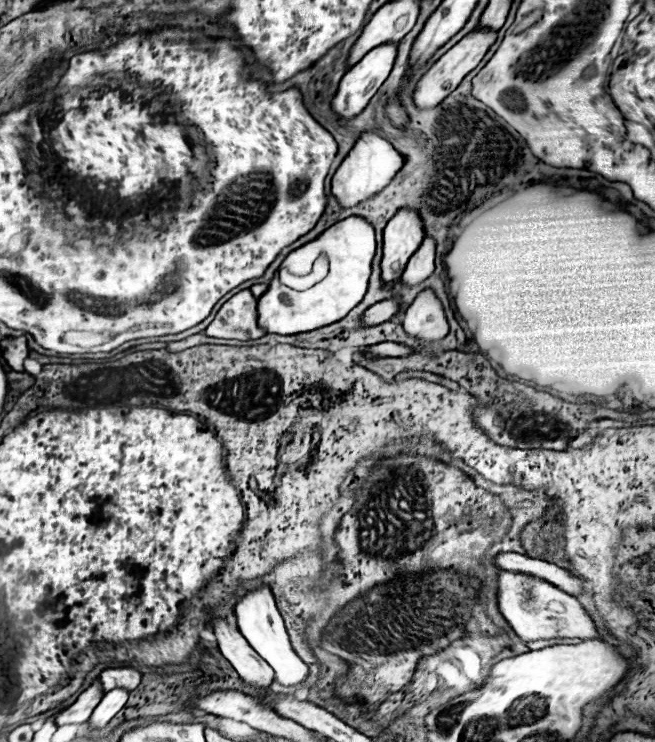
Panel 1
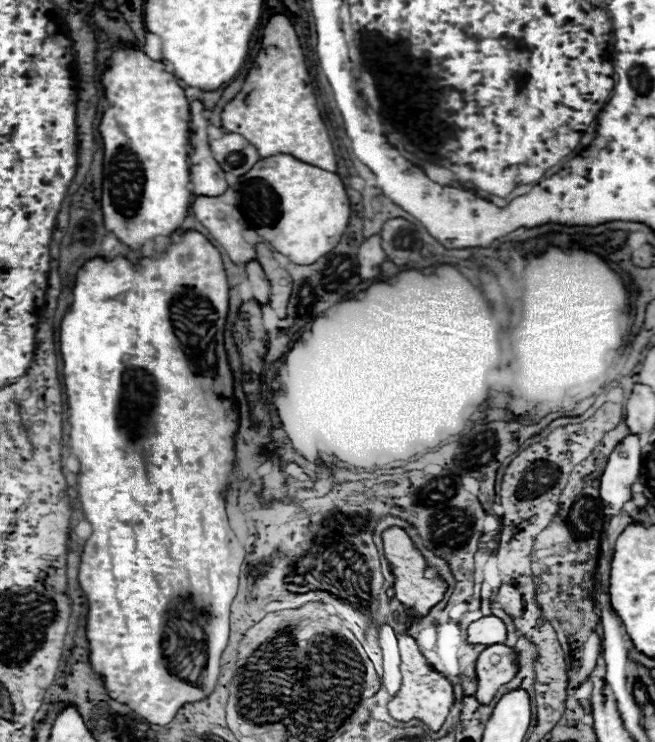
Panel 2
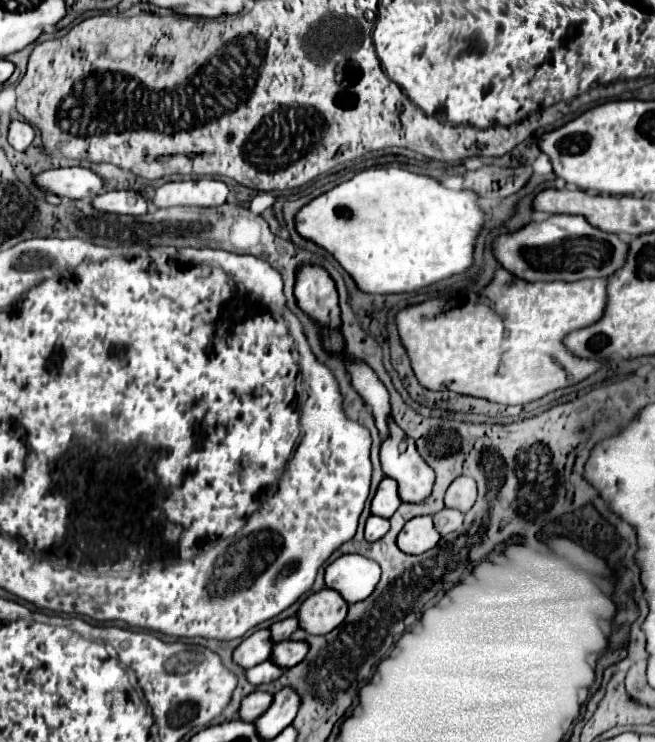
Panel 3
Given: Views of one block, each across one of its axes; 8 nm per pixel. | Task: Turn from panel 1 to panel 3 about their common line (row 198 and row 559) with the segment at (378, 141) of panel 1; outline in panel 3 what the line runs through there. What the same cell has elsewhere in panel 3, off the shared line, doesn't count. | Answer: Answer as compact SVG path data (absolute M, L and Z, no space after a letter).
M344 554L334 560L324 574L326 588L340 592L348 602L360 602L372 594L380 580L380 566L358 554Z

